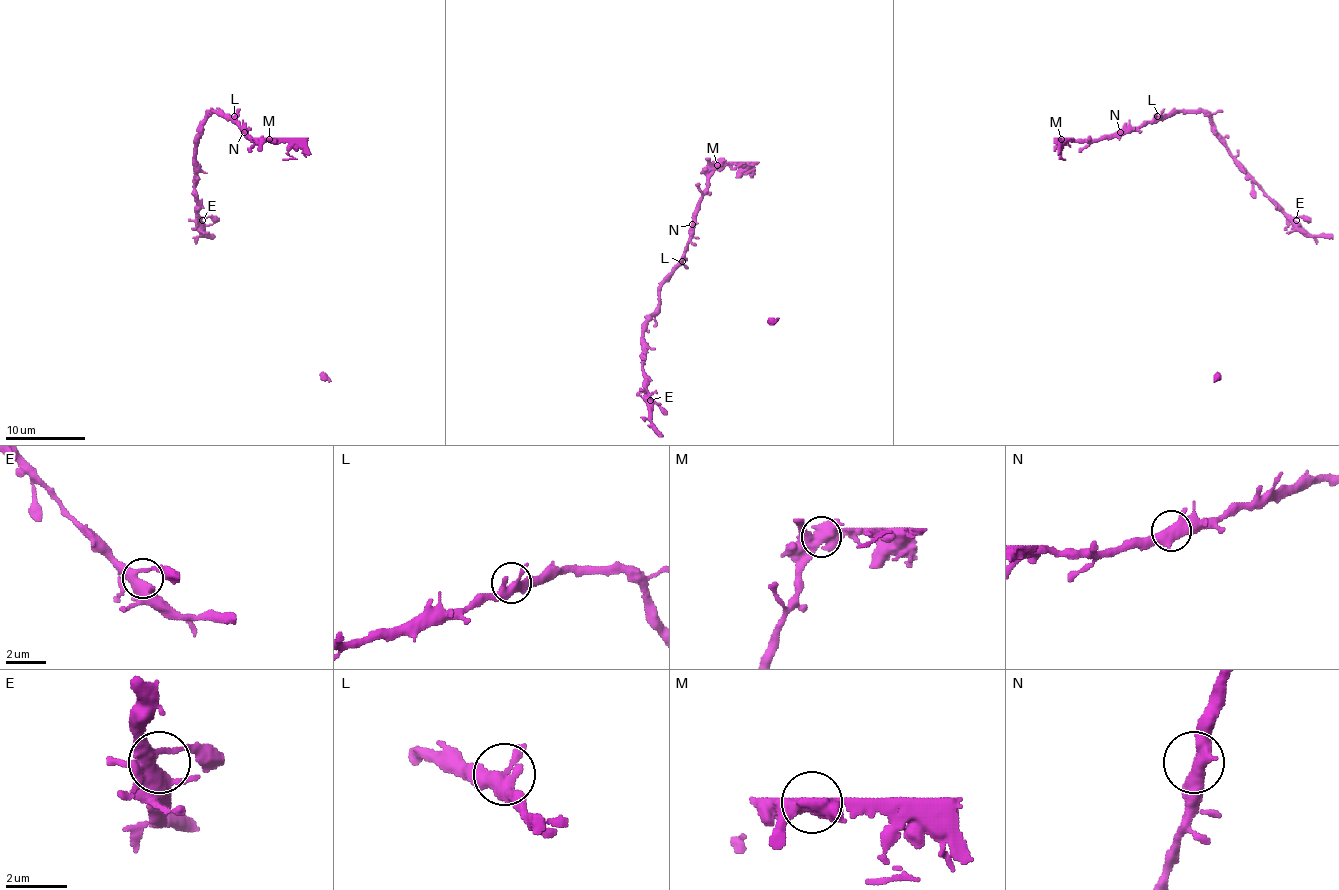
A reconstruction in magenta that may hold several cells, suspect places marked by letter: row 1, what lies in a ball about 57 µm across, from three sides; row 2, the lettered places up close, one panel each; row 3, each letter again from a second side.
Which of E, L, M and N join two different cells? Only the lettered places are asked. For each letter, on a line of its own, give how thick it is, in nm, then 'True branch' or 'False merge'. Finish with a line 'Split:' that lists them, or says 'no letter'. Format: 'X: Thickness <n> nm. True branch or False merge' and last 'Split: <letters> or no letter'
E: Thickness 440 nm. True branch
L: Thickness 360 nm. True branch
M: Thickness 550 nm. False merge
N: Thickness 440 nm. True branch
Split: M

